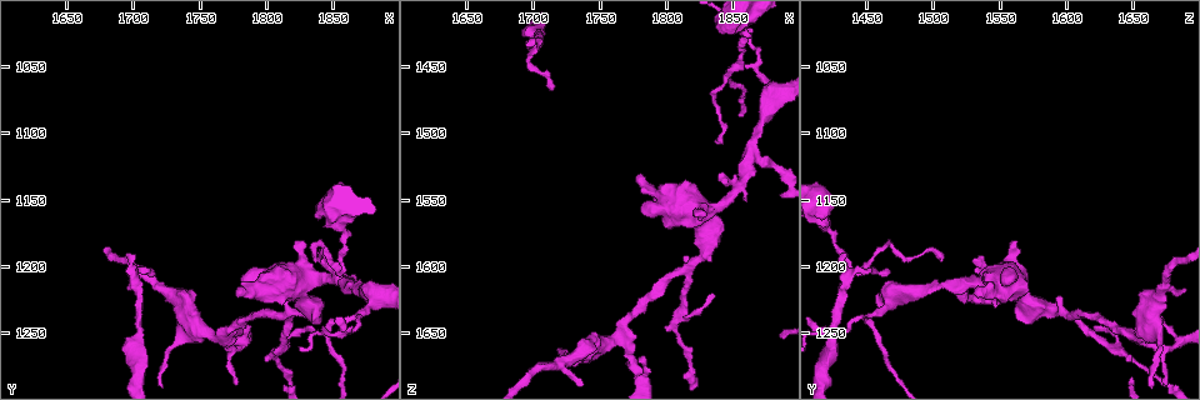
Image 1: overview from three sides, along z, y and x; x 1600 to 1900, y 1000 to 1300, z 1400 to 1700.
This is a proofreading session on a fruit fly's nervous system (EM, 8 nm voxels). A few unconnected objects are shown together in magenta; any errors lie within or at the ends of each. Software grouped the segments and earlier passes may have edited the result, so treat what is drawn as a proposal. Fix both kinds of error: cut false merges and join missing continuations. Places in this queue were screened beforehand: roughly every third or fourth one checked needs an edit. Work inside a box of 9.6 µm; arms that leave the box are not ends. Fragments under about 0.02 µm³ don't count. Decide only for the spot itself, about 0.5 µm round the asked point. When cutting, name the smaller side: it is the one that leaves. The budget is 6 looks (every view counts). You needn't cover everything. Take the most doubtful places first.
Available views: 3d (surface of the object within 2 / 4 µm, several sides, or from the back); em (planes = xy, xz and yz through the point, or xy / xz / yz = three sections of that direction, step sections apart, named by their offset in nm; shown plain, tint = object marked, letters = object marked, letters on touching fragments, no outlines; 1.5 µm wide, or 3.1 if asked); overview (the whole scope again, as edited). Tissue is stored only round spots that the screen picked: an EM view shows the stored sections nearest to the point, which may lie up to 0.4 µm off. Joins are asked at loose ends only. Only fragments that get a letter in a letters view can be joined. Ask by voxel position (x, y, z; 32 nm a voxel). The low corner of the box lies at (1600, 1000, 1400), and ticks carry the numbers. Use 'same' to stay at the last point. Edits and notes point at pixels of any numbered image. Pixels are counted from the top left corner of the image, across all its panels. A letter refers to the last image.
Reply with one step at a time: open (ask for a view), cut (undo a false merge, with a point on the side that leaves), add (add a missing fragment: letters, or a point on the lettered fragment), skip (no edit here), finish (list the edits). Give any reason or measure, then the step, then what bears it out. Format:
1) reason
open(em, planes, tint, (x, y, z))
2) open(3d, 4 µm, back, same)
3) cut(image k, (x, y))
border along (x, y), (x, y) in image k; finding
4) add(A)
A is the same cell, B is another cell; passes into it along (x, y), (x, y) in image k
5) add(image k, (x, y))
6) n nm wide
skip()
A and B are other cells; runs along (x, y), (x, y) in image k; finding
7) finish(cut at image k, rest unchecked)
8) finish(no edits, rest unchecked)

free end
open(em, planes, letters, (1696, 1190, 1434))

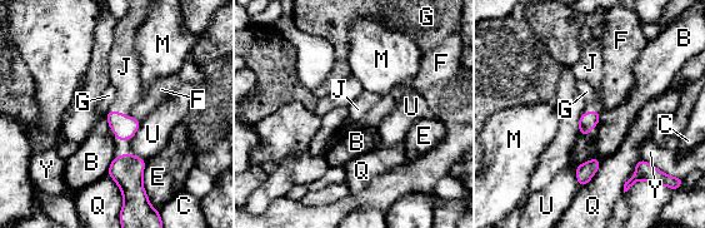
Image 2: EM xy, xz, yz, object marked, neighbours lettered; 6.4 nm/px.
Q touches over 240 nm
add(J)
J is the same cell, B, C, E, F, G, M, Q, U and Y are other cells; it goes on there

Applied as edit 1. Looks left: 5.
tapers out
open(em, planes, letters, (1838, 1194, 1504))

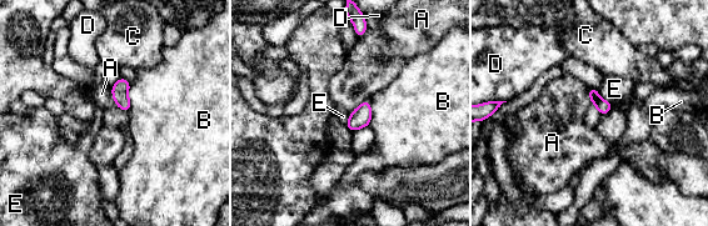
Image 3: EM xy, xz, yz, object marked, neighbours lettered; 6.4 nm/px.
B touches over 180 nm
skip()
A, B, C, D and E are other cells; none of them fits

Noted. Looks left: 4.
two arms in line, one across
open(3d, 4 µm, back, (1812, 1238, 1602))

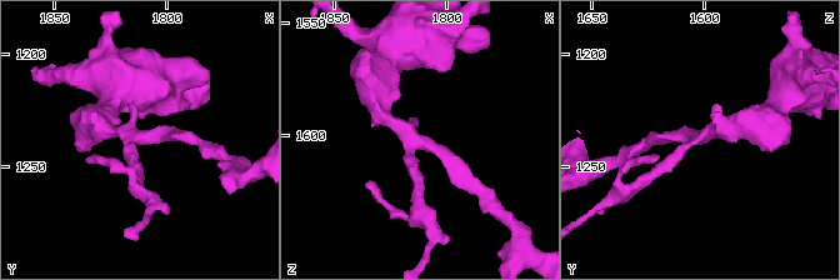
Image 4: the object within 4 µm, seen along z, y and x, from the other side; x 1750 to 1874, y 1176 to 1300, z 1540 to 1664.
shape alone is not enough
open(em, xz, step 4, tint, (1812, 1236, 1604))

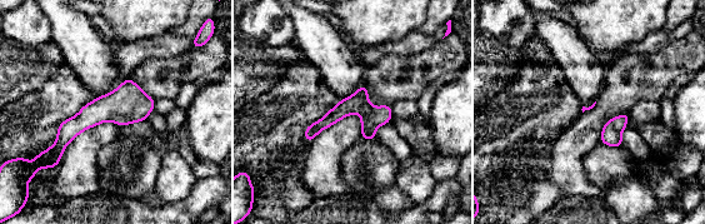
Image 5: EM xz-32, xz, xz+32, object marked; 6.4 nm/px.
open(em, planes, letters, same)

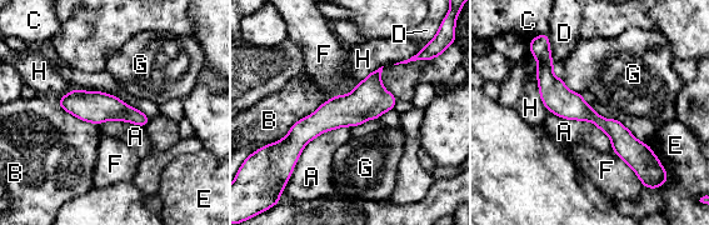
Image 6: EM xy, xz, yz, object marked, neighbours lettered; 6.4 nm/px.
B touches over 500 nm
skip()
A, B, C, D, E, F, G and H are other cells; border along (349, 126), (311, 139), (289, 176) in image 6; one neuron here

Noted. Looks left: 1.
finish(add at image 2, rest unchecked)

